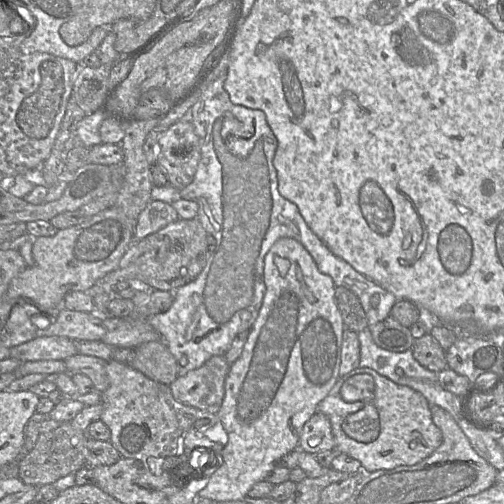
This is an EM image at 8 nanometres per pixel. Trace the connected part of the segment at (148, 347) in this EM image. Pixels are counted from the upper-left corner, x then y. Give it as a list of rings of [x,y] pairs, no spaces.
[[[162,339],[142,343],[135,348],[135,352],[130,365],[148,378],[169,386],[179,376],[178,362]]]

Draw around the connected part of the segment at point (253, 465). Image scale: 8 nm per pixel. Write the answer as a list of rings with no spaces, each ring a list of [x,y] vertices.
[[[280,238],[269,249],[264,258],[264,284],[266,287],[262,305],[253,326],[248,332],[246,342],[240,357],[230,365],[225,380],[225,394],[221,407],[216,414],[228,434],[228,442],[221,450],[222,465],[210,476],[205,488],[199,493],[199,498],[226,502],[241,500],[248,495],[249,490],[258,482],[266,480],[270,472],[279,464],[280,459],[299,447],[299,440],[304,424],[317,412],[318,404],[328,395],[339,378],[341,362],[341,345],[345,329],[341,313],[335,300],[335,284],[332,278],[319,271],[315,261],[305,247],[293,238]]]

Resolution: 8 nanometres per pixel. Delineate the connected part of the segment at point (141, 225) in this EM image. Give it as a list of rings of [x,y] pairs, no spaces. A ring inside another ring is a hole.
[[[153,200],[140,213],[135,228],[135,240],[139,241],[179,219],[171,204]]]

